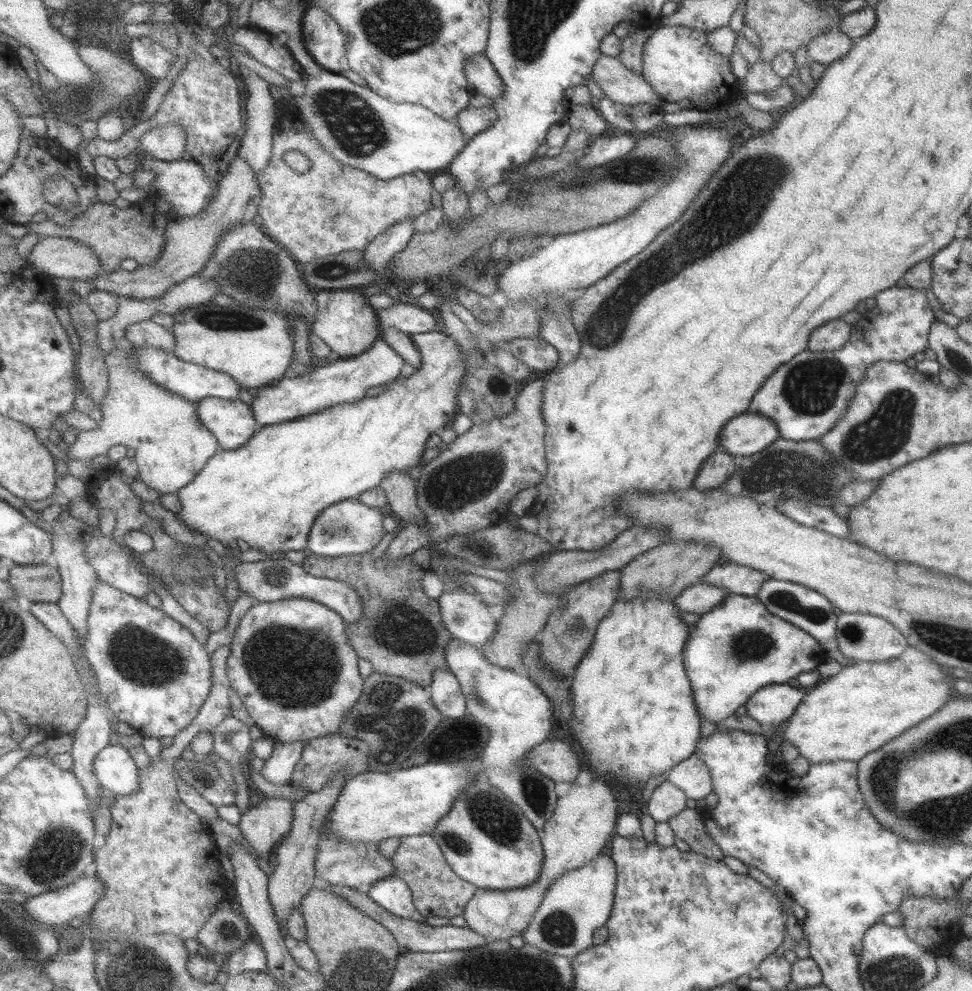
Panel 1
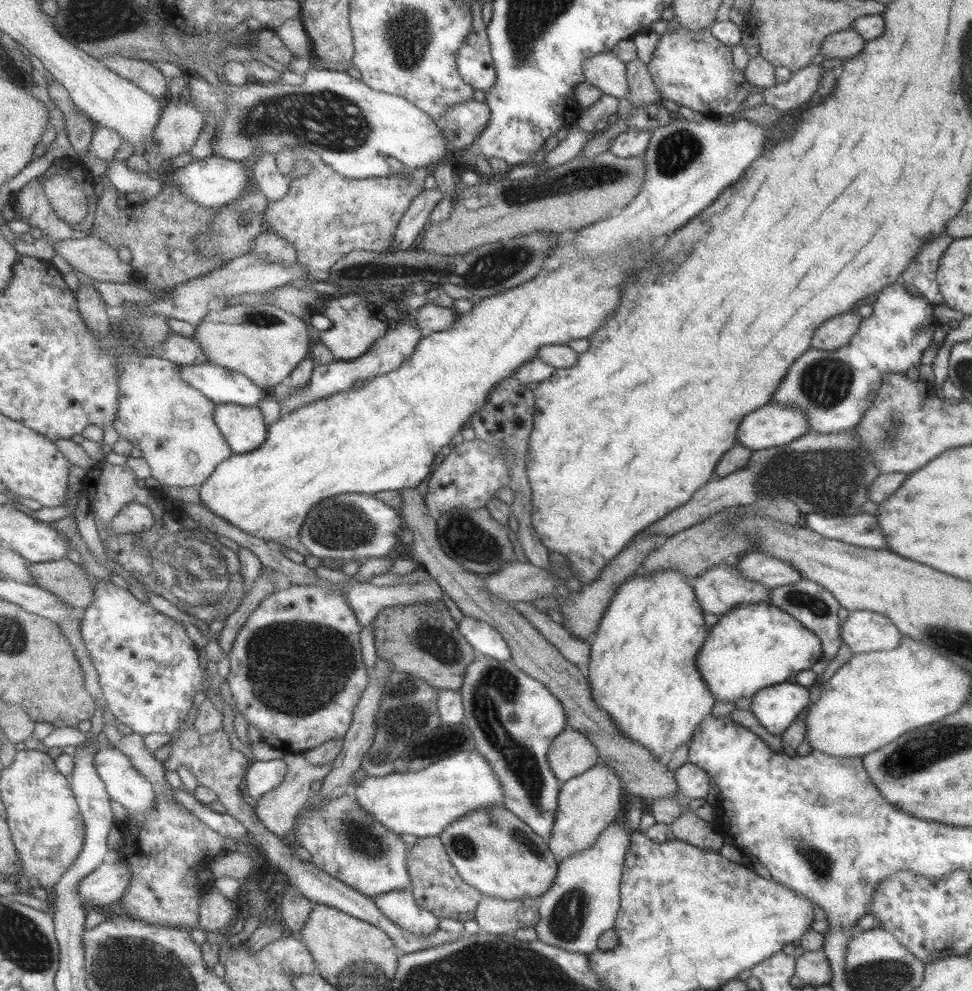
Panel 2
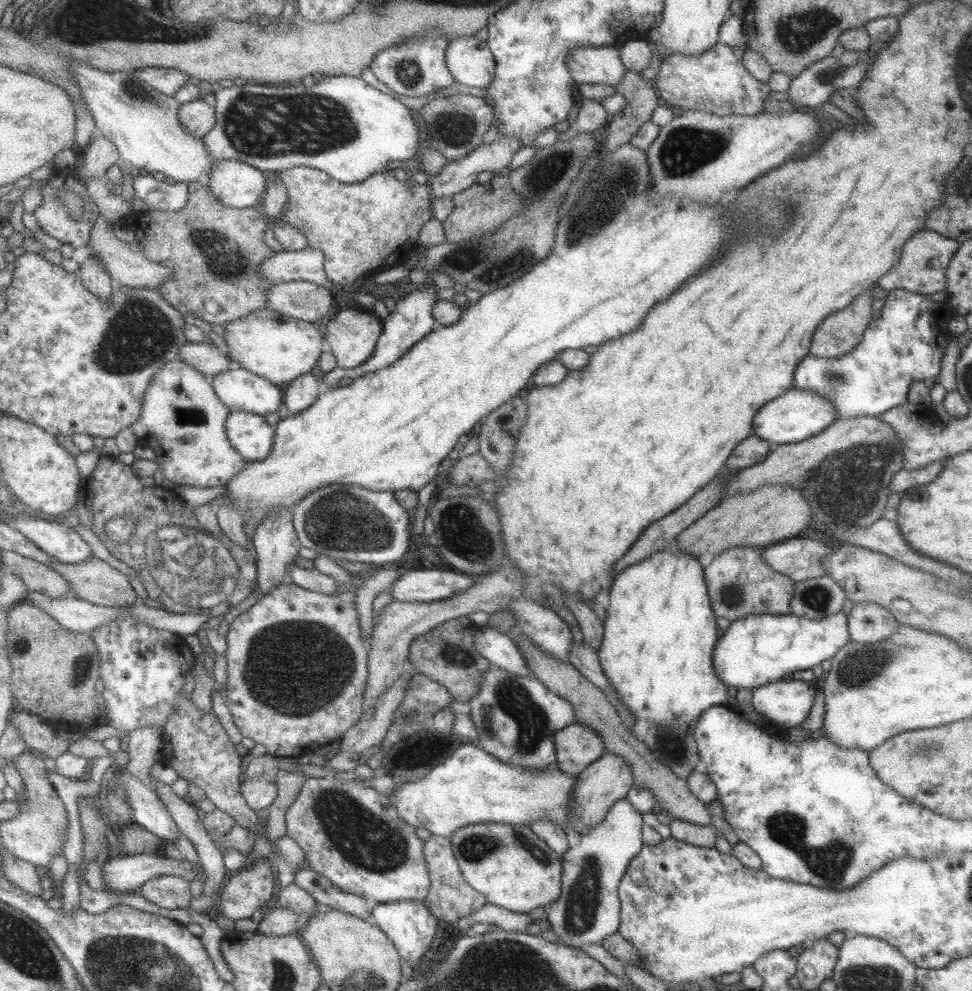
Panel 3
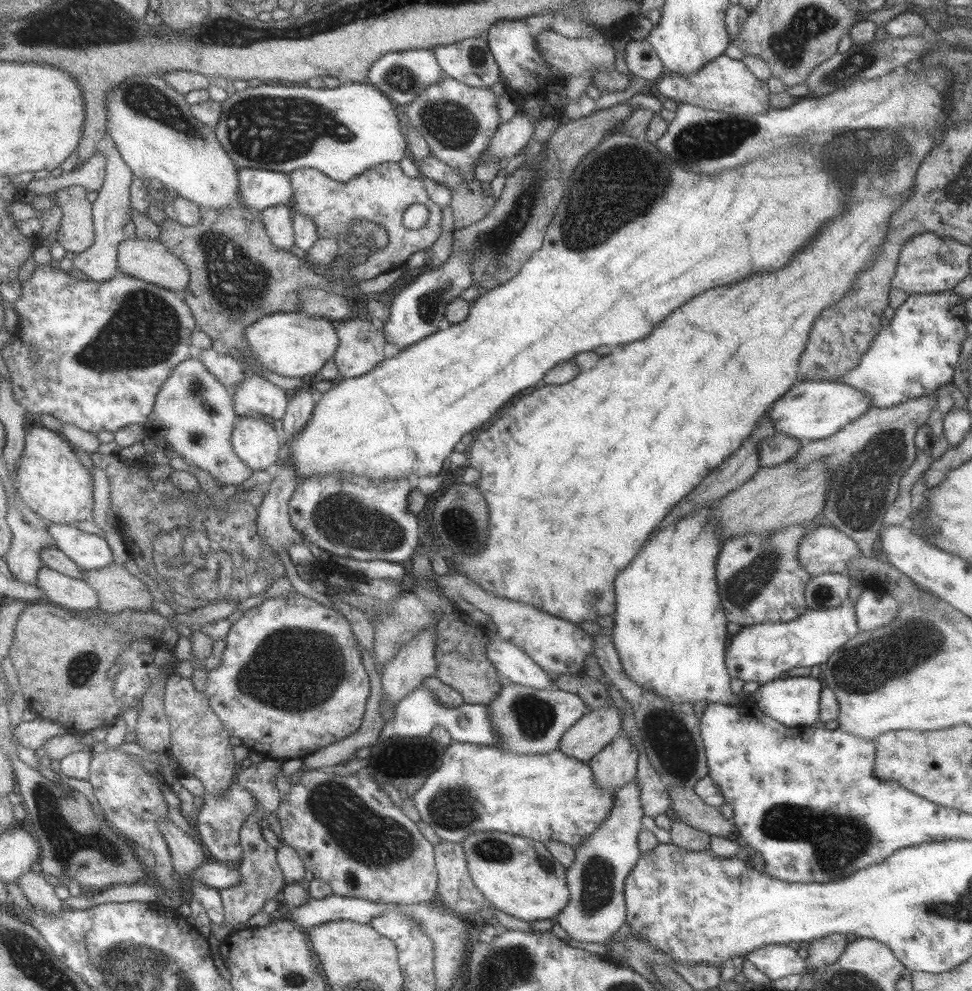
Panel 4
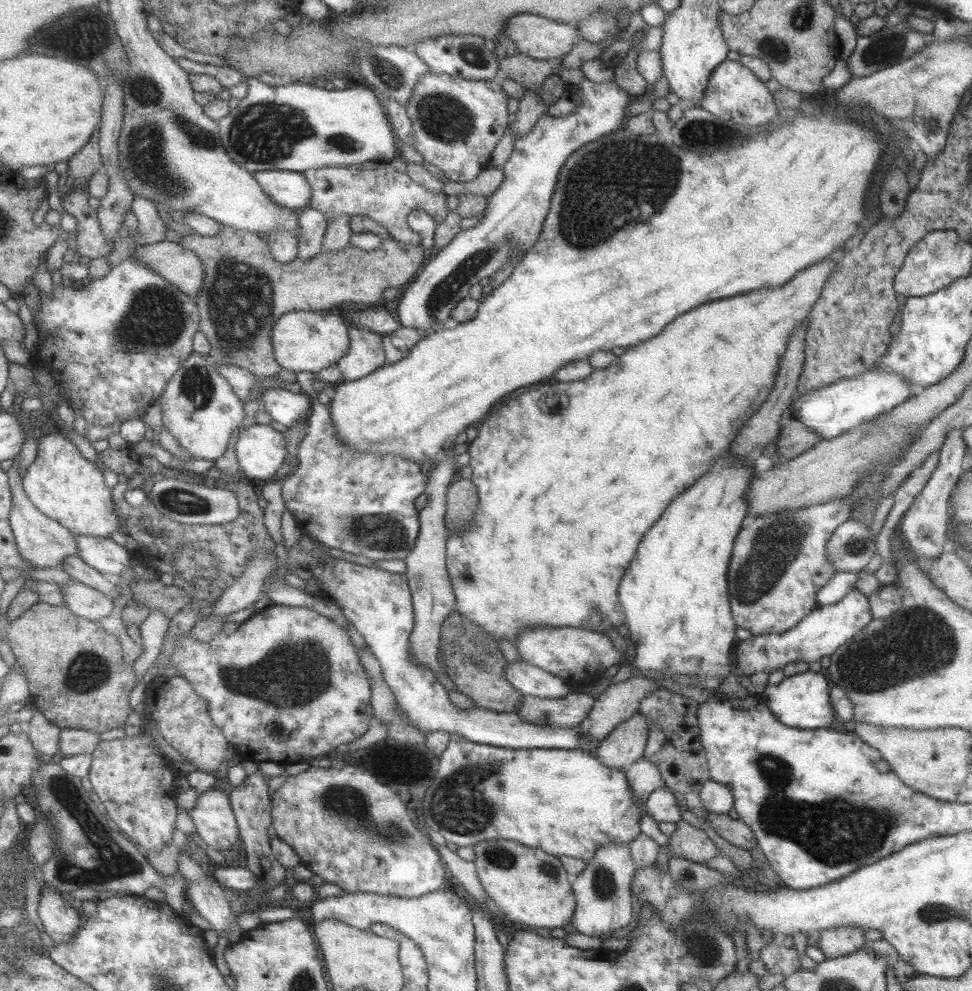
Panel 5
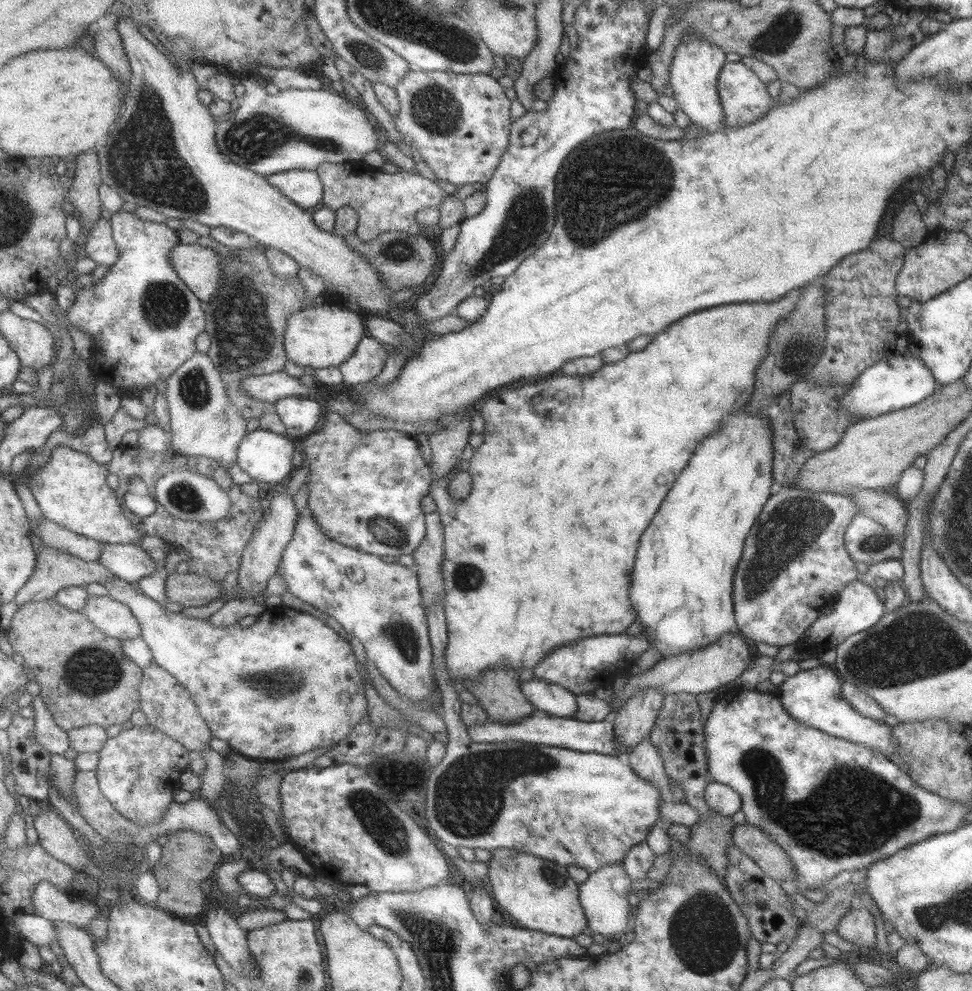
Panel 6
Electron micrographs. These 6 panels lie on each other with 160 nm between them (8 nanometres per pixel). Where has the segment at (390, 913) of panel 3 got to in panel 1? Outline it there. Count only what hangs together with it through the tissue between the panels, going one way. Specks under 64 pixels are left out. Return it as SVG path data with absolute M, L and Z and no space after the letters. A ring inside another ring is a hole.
M397 873L377 880L367 888L369 896L382 907L403 918L424 922L425 916L417 910L408 882Z

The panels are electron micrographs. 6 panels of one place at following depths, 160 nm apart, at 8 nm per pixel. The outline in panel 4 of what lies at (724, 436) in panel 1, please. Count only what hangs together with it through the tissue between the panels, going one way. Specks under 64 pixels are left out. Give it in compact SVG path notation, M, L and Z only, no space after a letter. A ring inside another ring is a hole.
M798 379L766 410L766 416L776 432L808 442L835 434L869 407L868 398L860 390L842 382Z

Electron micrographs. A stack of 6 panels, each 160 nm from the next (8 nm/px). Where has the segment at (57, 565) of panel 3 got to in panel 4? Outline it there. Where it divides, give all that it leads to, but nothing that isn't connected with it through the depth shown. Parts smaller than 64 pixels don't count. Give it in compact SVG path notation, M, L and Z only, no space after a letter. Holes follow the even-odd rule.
M110 564L97 570L84 569L84 579L100 596L99 609L120 613L127 609L153 610L149 588L124 564Z

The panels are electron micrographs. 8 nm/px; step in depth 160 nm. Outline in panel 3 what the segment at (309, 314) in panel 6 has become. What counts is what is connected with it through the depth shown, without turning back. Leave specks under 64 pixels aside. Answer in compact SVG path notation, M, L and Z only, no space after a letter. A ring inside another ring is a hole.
M265 307L224 326L228 355L235 365L253 371L273 384L287 386L297 377L317 372L323 352L323 334L313 322L298 320Z

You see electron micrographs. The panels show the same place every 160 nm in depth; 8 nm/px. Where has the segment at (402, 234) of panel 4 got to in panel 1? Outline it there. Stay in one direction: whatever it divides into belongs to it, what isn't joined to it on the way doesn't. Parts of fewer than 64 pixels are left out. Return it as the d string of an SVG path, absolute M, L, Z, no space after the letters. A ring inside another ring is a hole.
M283 115L282 117L278 118L278 122L276 123L274 130L274 151L272 159L261 171L261 174L257 175L259 185L261 185L261 191L263 191L263 200L261 200L261 206L259 206L258 210L260 215L260 225L269 236L272 236L275 242L281 245L281 247L287 249L287 251L289 251L289 253L295 260L297 260L298 263L309 264L309 262L313 262L313 260L332 257L333 254L342 254L347 250L359 250L364 252L367 249L367 246L369 246L369 244L371 244L375 238L378 238L380 234L383 234L391 226L394 226L405 219L417 219L418 217L421 217L421 214L433 209L433 174L429 174L425 171L417 171L412 174L393 178L391 180L380 180L379 178L369 174L369 172L366 170L361 170L357 167L346 165L344 162L339 162L339 160L337 160L337 158L335 158L326 148L323 148L323 146L324 144L317 137L314 137L314 134L309 134L309 131L305 132L299 129L297 125L293 124L293 120L290 119L289 115ZM290 150L304 152L311 159L312 165L307 172L303 172L303 174L301 174L301 172L297 172L294 168L291 168L291 166L287 164L286 156Z

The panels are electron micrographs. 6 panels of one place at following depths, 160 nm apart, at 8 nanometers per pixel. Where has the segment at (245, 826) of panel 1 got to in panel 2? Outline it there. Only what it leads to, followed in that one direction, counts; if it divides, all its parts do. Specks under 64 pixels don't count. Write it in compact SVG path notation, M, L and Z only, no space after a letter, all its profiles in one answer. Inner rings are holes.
M291 753L285 754L285 762L289 765L289 772L285 777L285 780L271 790L267 794L261 796L261 800L258 800L257 808L255 808L258 817L263 821L263 824L277 836L281 836L286 840L292 837L293 830L295 829L298 816L302 814L302 811L306 808L309 800L313 798L314 793L311 790L313 786L313 780L323 780L328 772L332 769L332 764L320 764L315 766L312 762L306 760L304 753Z

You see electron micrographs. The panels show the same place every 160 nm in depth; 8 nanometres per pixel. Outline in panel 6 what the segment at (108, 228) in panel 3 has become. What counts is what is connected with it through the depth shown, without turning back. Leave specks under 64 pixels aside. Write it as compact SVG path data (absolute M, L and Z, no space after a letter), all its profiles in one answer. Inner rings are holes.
M179 244L171 252L171 265L185 284L208 303L220 290L224 258L199 244Z

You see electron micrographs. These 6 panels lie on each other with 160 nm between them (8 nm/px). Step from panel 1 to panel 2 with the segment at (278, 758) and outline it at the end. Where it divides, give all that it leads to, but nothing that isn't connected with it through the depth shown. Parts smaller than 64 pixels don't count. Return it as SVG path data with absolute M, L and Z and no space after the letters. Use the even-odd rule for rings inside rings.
M284 758L255 761L246 774L249 796L257 801L261 800L263 794L271 792L285 780L288 772L289 765Z

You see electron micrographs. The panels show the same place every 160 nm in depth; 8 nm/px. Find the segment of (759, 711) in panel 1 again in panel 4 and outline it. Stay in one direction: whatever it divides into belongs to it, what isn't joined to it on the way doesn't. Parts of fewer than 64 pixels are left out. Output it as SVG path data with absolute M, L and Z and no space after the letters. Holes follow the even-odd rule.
M809 676L797 678L777 678L773 681L759 685L755 692L751 692L751 700L765 716L787 727L805 726L819 720L819 702L821 684Z

